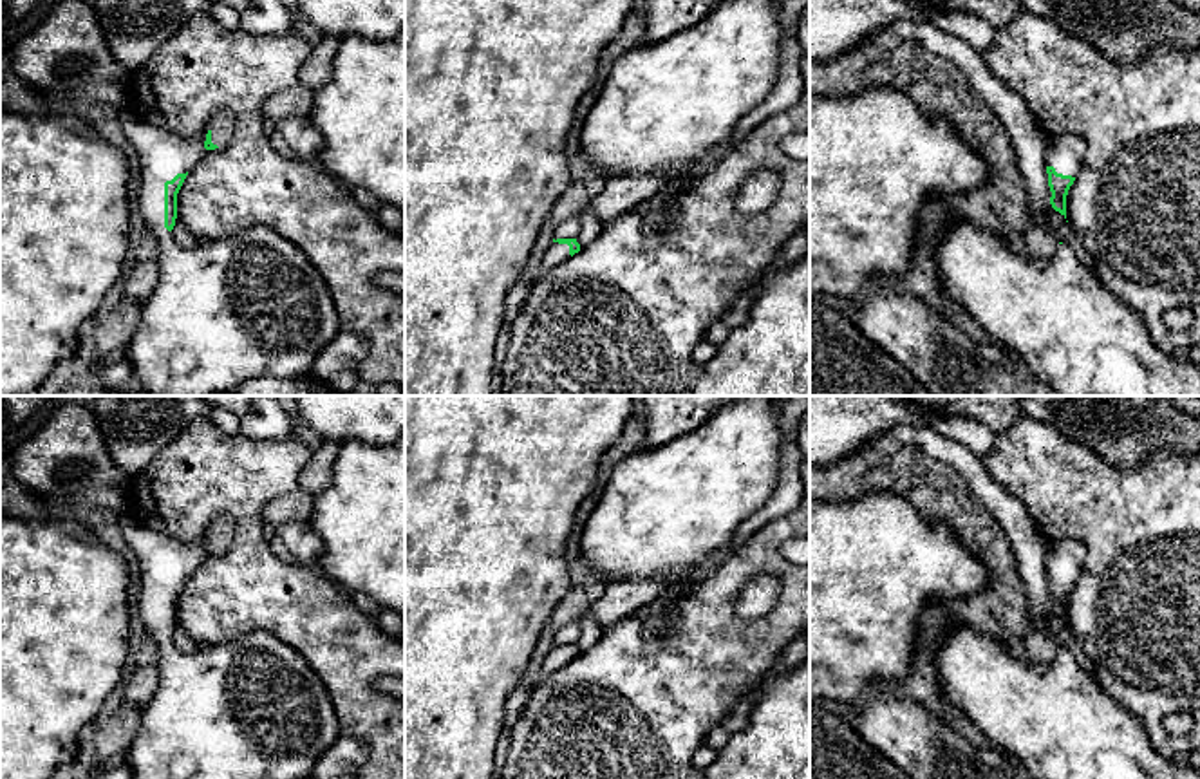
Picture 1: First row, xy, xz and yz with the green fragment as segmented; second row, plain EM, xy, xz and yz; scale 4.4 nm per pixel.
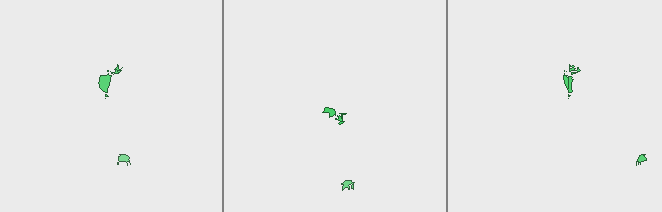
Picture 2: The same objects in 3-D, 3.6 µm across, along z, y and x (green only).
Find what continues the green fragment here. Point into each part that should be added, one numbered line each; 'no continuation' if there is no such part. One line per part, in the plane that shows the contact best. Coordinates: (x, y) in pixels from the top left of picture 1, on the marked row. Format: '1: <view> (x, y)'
1: xy (252, 304)

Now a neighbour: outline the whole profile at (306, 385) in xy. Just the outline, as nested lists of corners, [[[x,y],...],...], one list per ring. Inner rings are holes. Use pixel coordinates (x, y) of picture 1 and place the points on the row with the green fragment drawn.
[[[314,374],[300,378],[258,376],[240,383],[237,396],[338,396]]]

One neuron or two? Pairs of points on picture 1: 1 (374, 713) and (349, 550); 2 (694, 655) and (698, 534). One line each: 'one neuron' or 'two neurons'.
1: two neurons
2: two neurons

